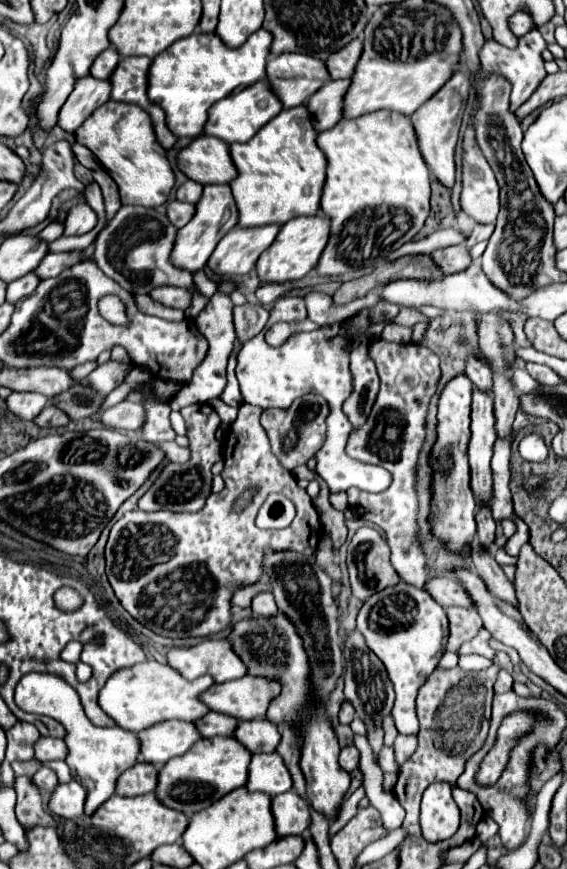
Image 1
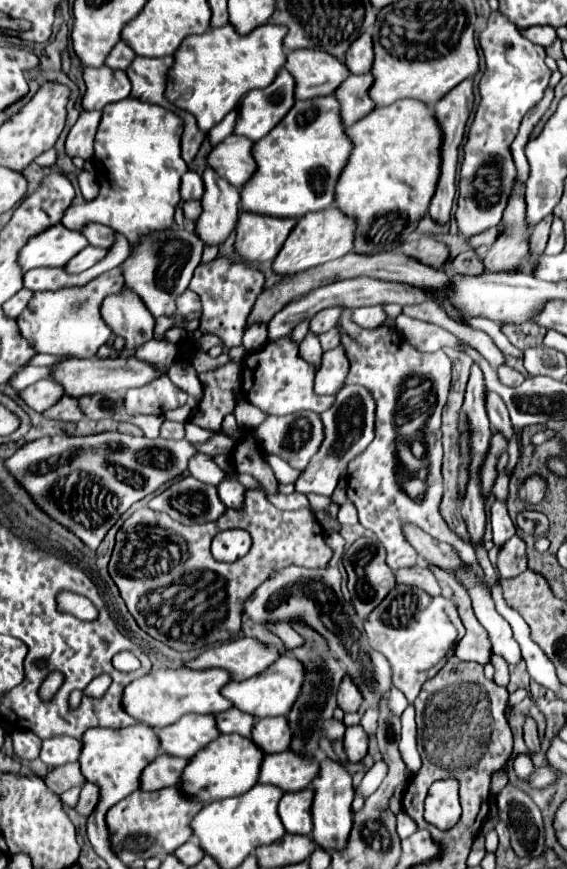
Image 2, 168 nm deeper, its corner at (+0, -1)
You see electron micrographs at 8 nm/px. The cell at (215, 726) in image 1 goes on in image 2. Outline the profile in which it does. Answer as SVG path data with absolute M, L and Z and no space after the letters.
M232 707L228 711L216 713L216 727L220 733L238 733L242 737L250 737L250 729L252 729L252 721L254 717L248 713L242 713L240 709Z

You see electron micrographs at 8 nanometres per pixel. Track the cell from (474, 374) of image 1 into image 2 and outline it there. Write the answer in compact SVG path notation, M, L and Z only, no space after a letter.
M486 391L486 411L488 411L490 425L494 429L502 431L506 439L510 439L512 437L512 425L510 425L508 409L506 409L506 403L502 401L502 397L498 393Z

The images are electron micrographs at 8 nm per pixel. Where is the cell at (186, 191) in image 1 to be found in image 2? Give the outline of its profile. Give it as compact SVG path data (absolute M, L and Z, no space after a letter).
M188 171L184 177L182 177L182 185L180 185L180 195L182 195L182 201L192 201L192 199L200 199L204 193L204 183L202 183L202 177L198 173L192 173Z

